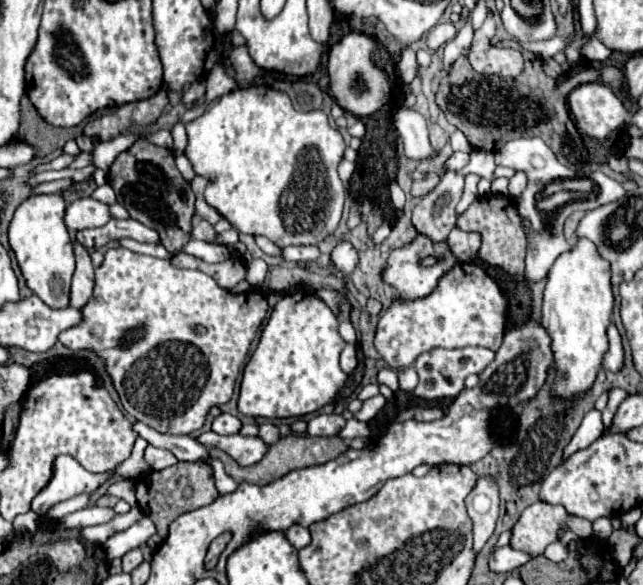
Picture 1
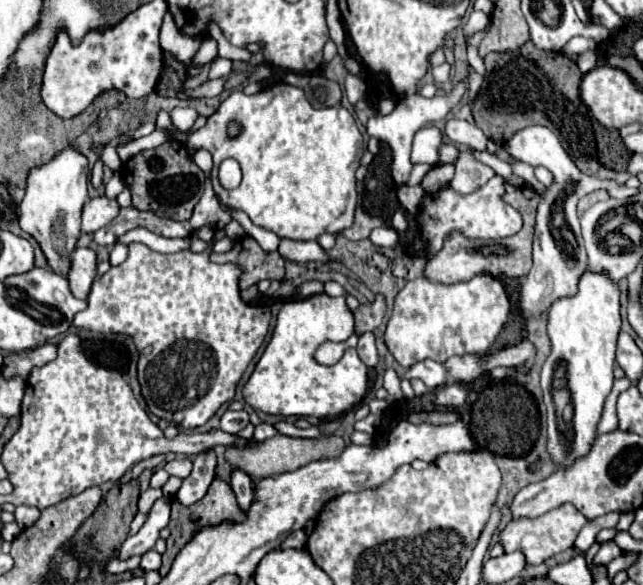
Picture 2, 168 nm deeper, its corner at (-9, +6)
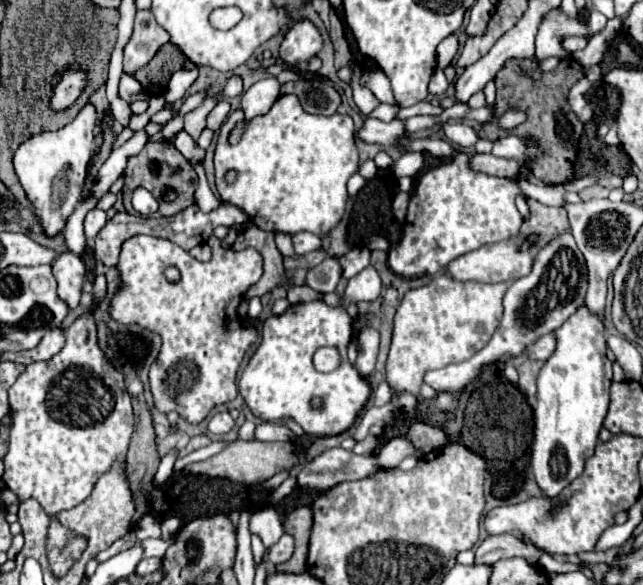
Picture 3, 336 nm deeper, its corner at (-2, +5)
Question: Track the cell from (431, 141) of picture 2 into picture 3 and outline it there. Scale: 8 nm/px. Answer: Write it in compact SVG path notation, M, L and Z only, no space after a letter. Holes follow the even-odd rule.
M412 152L412 154L402 154L396 164L394 164L394 174L396 178L402 178L402 176L410 176L414 178L418 174L418 170L422 168L422 154L420 152Z

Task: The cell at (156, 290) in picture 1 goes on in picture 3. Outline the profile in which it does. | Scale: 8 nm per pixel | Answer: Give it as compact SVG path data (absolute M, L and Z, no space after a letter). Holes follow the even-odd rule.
M214 236L208 244L212 248L212 260L200 262L164 238L130 238L124 242L118 262L122 288L110 304L114 320L138 324L162 336L162 350L150 368L150 388L156 410L176 410L192 424L202 422L214 406L238 396L236 372L256 340L256 330L244 328L236 310L246 290L256 284L264 272L262 254L258 250L226 250ZM168 266L180 268L182 278L178 284L170 284L164 278Z

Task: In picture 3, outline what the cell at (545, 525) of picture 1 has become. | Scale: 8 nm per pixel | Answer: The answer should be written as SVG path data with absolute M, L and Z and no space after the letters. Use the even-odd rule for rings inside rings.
M498 534L498 536L488 536L476 550L476 560L474 564L494 564L504 558L514 558L514 556L524 556L528 562L538 564L542 550L536 548L534 544L526 542L520 536L514 534Z

